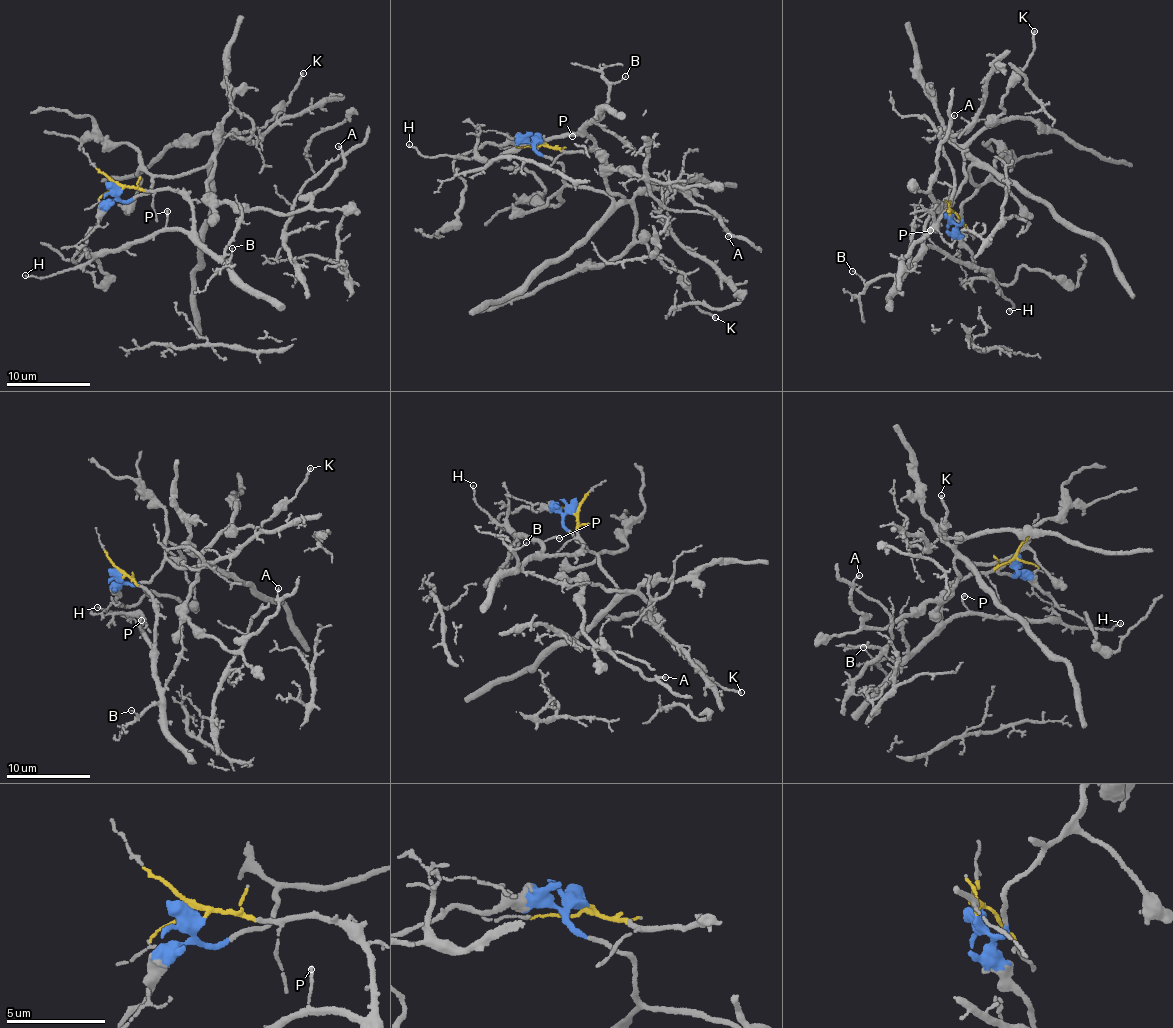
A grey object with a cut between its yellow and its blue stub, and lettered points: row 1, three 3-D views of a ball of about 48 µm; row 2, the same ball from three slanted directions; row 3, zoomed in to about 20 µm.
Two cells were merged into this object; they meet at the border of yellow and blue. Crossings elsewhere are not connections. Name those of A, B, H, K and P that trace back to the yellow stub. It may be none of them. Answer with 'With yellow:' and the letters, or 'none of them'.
With yellow: B, H, P

